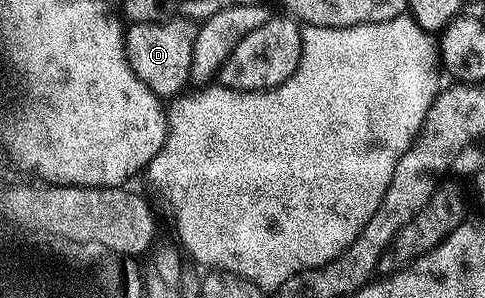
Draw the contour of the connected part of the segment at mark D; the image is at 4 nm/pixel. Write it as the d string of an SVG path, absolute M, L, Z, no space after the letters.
M163 20L153 24L130 24L124 32L126 61L131 70L160 98L174 98L190 84L192 46L196 46L198 24L193 20Z

